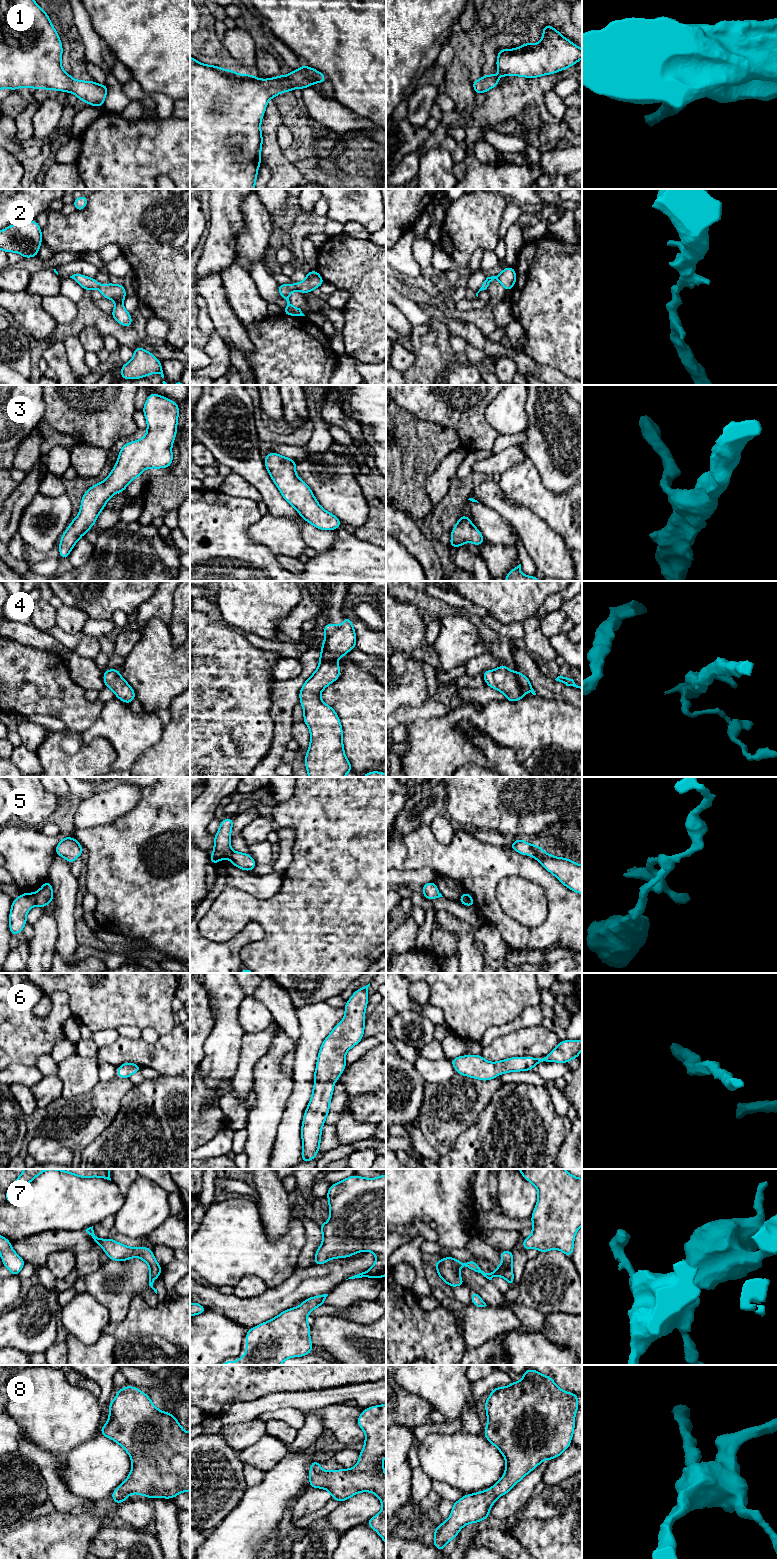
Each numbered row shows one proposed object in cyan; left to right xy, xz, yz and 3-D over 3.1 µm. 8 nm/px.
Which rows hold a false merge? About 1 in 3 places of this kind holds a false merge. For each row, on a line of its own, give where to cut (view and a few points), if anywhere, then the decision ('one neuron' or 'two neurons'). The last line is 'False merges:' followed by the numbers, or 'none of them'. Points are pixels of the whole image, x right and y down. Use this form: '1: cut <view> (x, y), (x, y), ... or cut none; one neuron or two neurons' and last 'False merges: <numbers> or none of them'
1: cut none; one neuron
2: cut none; one neuron
3: cut none; one neuron
4: cut none; one neuron
5: cut xy (34, 894), (36, 904); two neurons
6: cut none; one neuron
7: cut none; one neuron
8: cut none; one neuron
False merges: 5

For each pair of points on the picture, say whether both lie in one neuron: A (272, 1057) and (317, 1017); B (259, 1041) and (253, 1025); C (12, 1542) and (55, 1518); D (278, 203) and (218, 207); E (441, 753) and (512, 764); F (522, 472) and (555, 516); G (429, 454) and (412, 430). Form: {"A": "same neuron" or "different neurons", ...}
{"A": "different neurons", "B": "different neurons", "C": "same neuron", "D": "different neurons", "E": "different neurons", "F": "same neuron", "G": "same neuron"}

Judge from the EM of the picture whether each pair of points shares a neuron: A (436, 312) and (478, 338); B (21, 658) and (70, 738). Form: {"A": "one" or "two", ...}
{"A": "one", "B": "two"}

